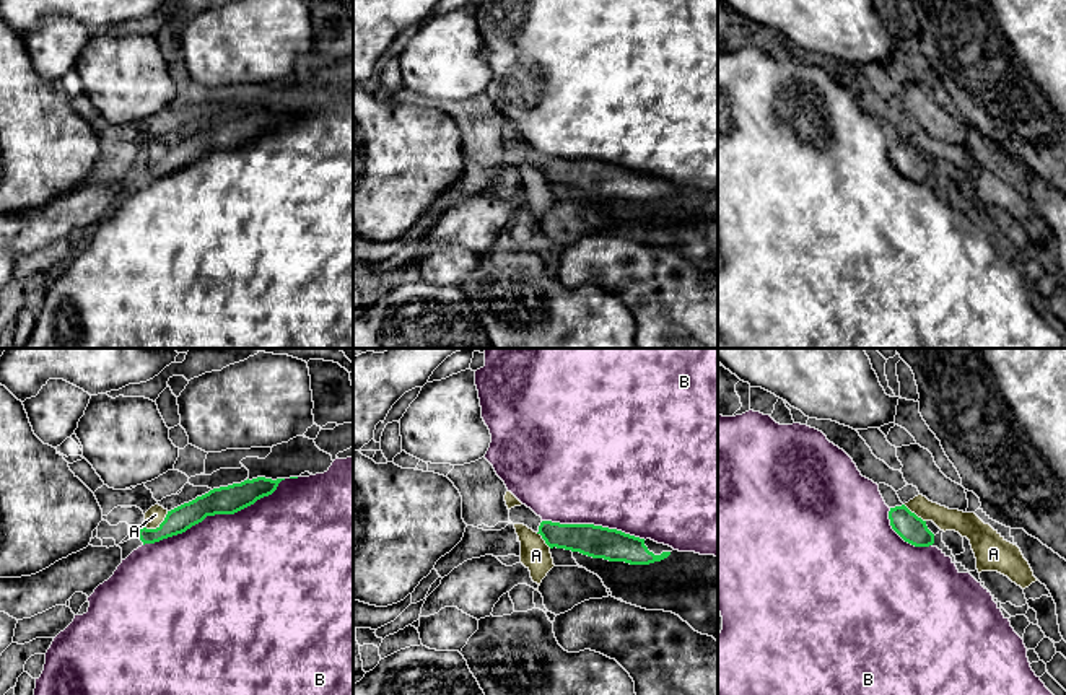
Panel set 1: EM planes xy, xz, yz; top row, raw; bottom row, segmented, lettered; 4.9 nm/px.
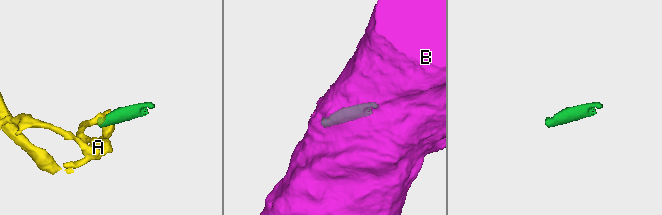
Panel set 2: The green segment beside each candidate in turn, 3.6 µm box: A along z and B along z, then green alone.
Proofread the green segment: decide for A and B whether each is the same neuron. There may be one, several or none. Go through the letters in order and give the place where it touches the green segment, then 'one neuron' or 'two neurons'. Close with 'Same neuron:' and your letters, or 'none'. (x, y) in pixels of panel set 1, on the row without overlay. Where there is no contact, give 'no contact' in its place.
A: meets green in xy at (157, 163); two neurons
B: meets green in xy at (215, 148); two neurons
Same neuron: none

